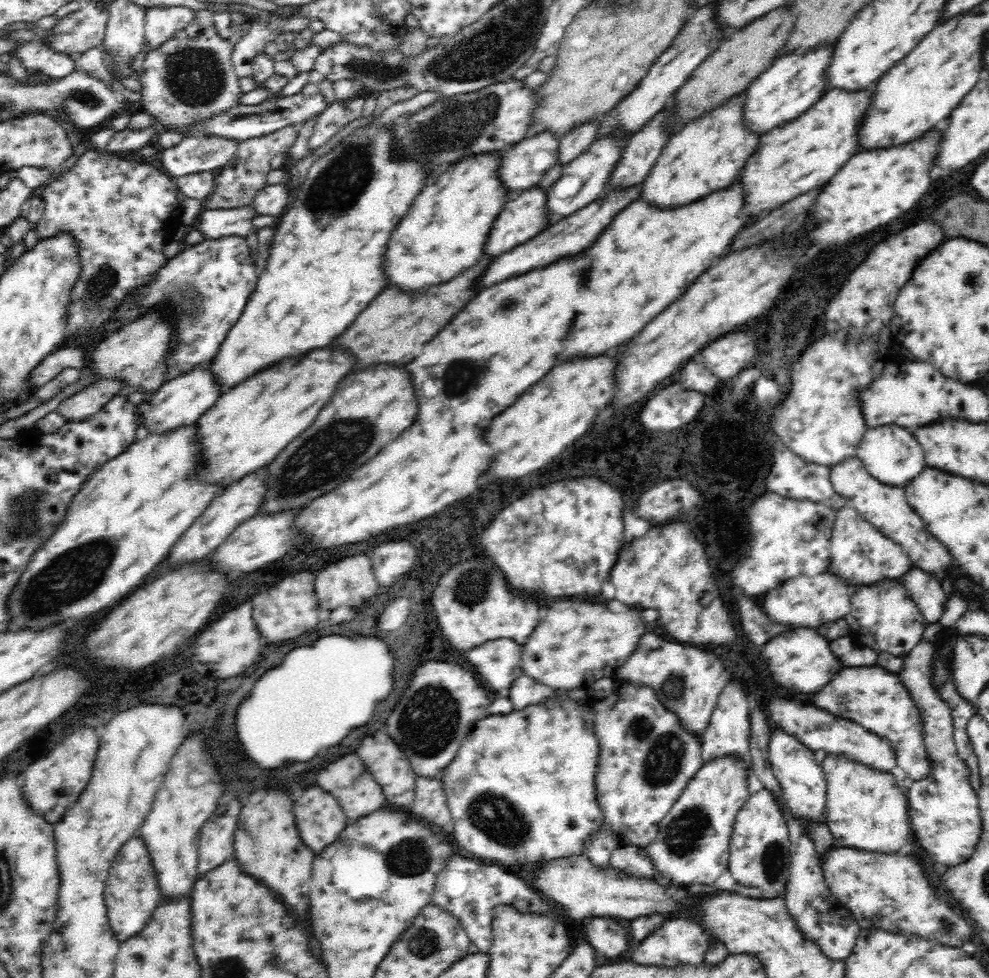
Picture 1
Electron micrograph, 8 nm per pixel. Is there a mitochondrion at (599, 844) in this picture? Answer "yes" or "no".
no

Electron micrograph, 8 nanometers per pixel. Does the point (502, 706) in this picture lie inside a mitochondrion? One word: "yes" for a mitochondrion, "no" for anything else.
no

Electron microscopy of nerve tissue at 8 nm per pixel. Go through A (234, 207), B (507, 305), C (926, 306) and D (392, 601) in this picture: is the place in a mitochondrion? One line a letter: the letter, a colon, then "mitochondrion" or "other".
A: other
B: mitochondrion
C: other
D: other

